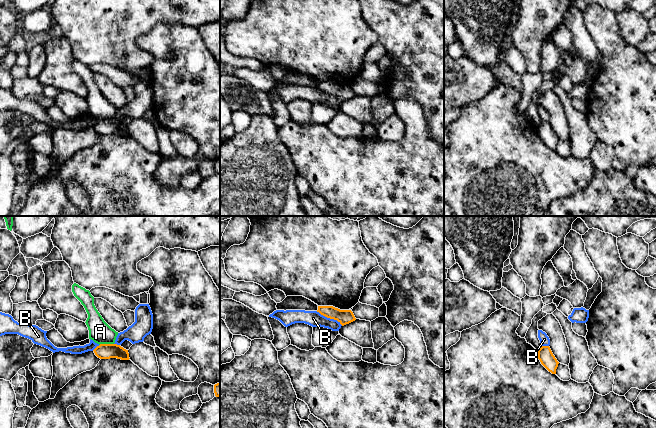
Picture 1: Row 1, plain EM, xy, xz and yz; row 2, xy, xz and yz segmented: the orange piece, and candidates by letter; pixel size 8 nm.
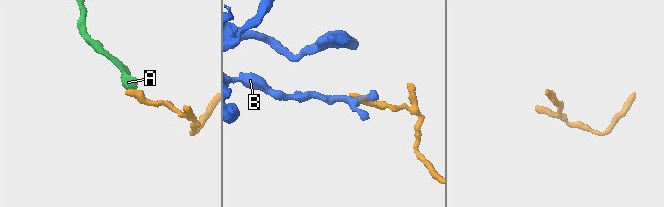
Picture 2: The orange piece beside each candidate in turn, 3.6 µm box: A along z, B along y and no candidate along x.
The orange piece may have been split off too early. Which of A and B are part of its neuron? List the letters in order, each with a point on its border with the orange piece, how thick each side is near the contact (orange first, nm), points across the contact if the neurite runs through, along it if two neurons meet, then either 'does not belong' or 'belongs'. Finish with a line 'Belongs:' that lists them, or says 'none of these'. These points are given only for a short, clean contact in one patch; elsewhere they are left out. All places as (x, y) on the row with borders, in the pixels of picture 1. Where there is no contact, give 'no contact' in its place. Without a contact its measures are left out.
A: xy (106, 344) | 130/180 nm | along xy (113, 343), (101, 343), (99, 345) | does not belong
B: xz (329, 317) | 110/130 nm | along xz (316, 311), (336, 319), (342, 325) | does not belong
Belongs: none of these

